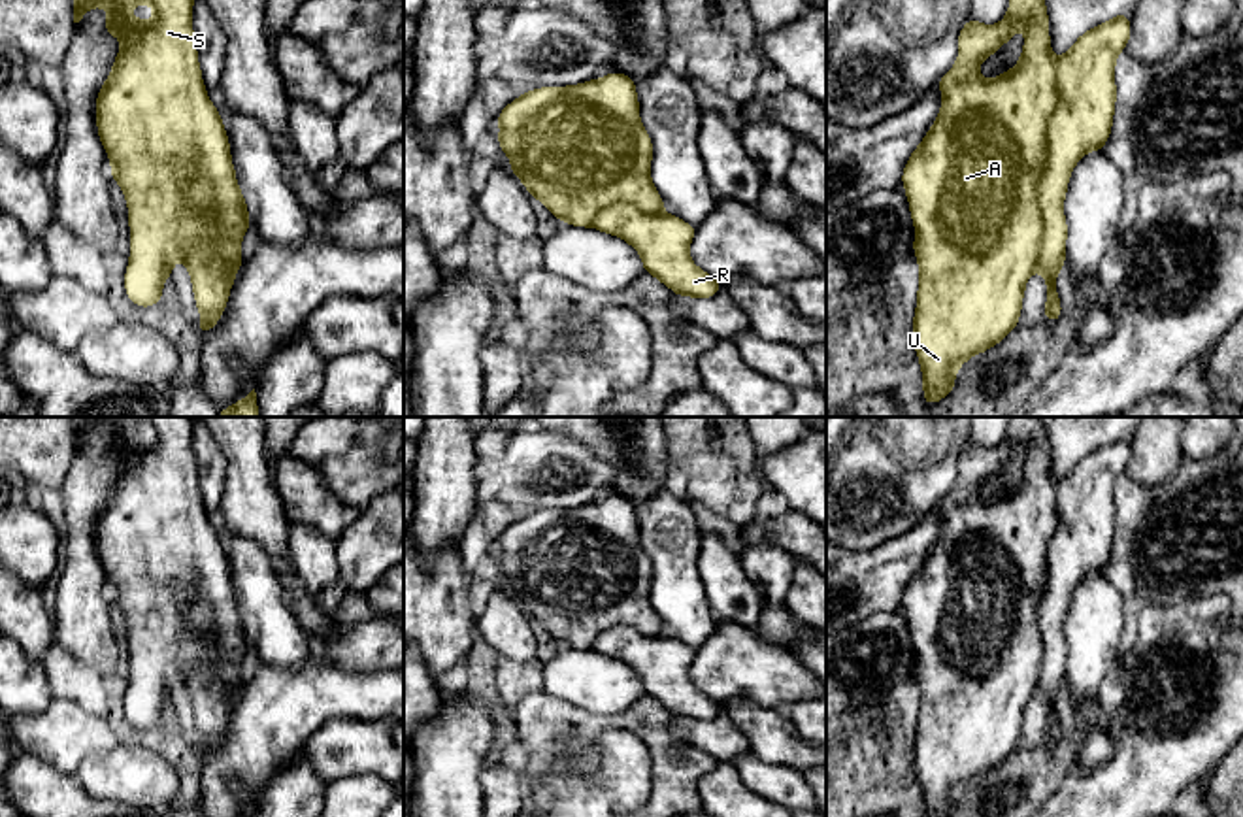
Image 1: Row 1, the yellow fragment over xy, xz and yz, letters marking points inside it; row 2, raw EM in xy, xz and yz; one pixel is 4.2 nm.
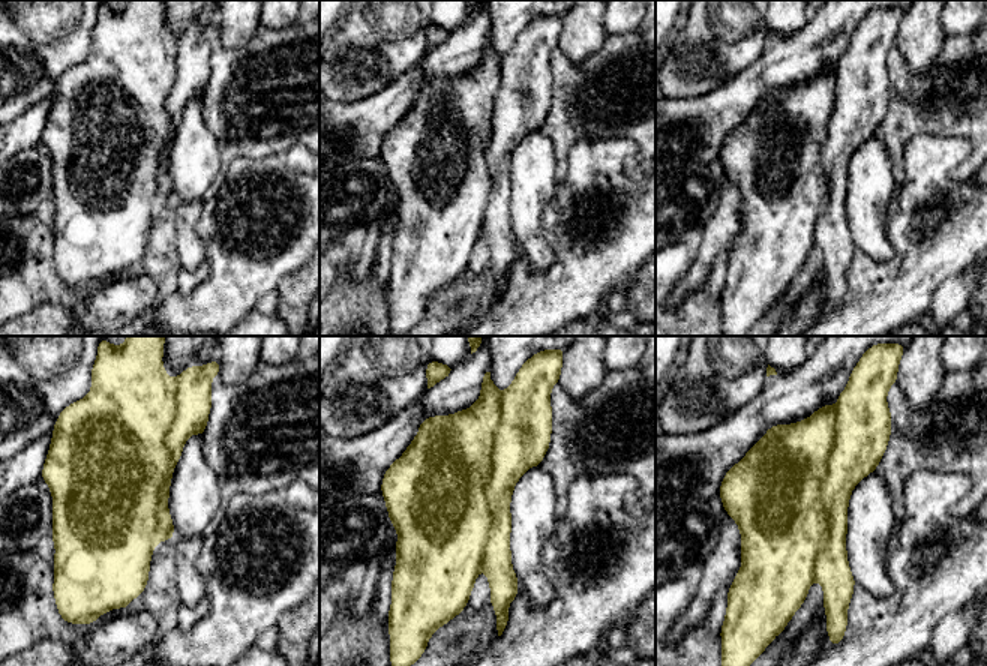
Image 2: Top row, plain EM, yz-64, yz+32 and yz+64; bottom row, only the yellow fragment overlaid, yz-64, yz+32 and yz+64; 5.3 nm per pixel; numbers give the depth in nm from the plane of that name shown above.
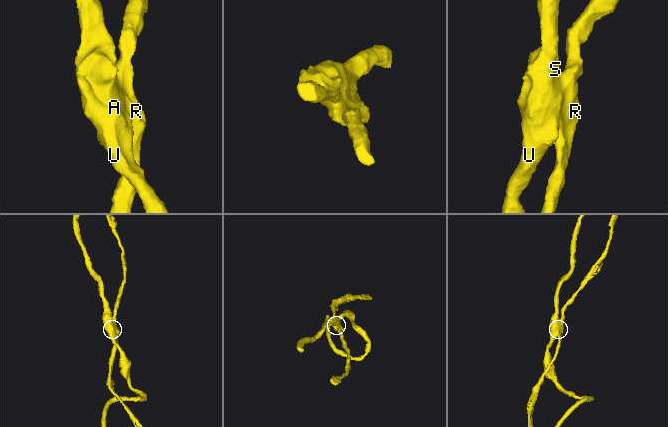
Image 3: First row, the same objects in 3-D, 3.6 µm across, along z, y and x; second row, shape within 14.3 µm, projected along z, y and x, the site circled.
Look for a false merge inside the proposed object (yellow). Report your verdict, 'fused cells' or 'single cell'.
fused cells

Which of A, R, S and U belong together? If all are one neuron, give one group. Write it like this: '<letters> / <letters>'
A S U / R

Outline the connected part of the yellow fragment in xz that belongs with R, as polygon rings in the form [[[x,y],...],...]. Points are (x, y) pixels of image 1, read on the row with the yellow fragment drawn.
[[[615,204],[592,226],[632,245],[641,257],[643,272],[668,285],[671,294],[713,298],[722,285],[692,262],[688,247],[696,226],[675,215],[643,213],[630,204]]]

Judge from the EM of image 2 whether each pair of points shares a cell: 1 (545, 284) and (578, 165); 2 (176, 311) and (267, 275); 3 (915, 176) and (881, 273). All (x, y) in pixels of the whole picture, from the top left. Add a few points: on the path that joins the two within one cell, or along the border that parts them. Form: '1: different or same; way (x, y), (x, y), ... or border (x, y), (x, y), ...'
1: same; way (561, 254), (557, 224), (569, 212), (570, 195)
2: same; way (198, 311), (216, 305), (245, 276)
3: same; way (915, 201), (909, 209), (906, 252)

